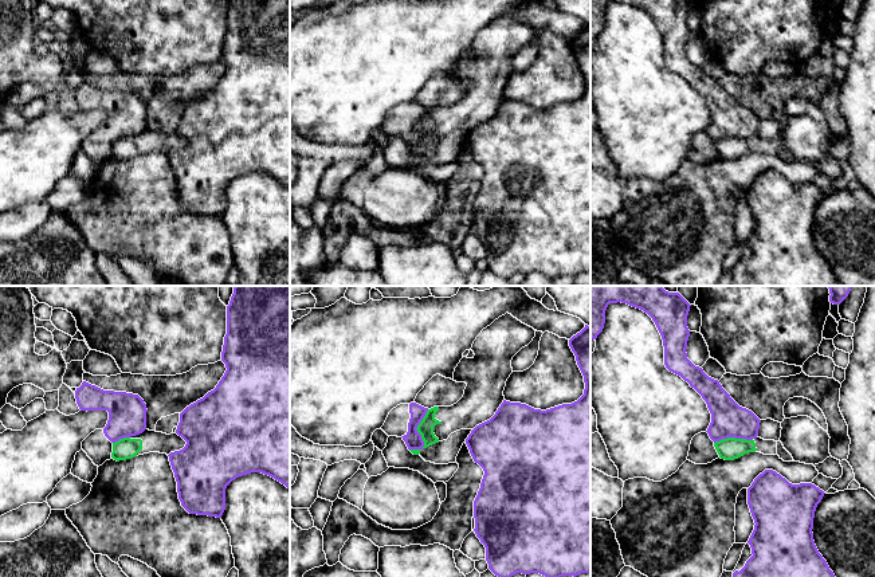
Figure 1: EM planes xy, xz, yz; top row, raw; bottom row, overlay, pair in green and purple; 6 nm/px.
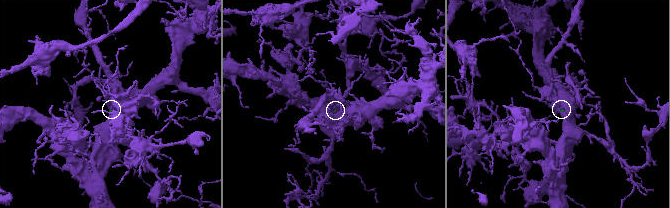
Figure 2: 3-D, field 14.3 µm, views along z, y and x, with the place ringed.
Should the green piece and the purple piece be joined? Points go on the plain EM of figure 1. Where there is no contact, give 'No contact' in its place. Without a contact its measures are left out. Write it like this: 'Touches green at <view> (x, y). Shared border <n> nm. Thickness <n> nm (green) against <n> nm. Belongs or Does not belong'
Touches green at xz (420, 133). Shared border 280 nm. Thickness 100 nm (green) against 100 nm. Does not belong

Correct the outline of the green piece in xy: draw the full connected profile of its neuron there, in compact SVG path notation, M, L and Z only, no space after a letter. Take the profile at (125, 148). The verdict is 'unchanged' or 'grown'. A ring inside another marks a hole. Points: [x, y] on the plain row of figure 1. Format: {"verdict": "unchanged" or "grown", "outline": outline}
{"verdict": "grown", "outline": "M145 129L140 134L123 137L113 142L111 157L119 161L149 152L169 154L170 152L183 149L185 144L187 141L176 132L166 134Z"}

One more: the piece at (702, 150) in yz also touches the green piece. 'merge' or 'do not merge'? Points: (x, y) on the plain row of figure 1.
do not merge

